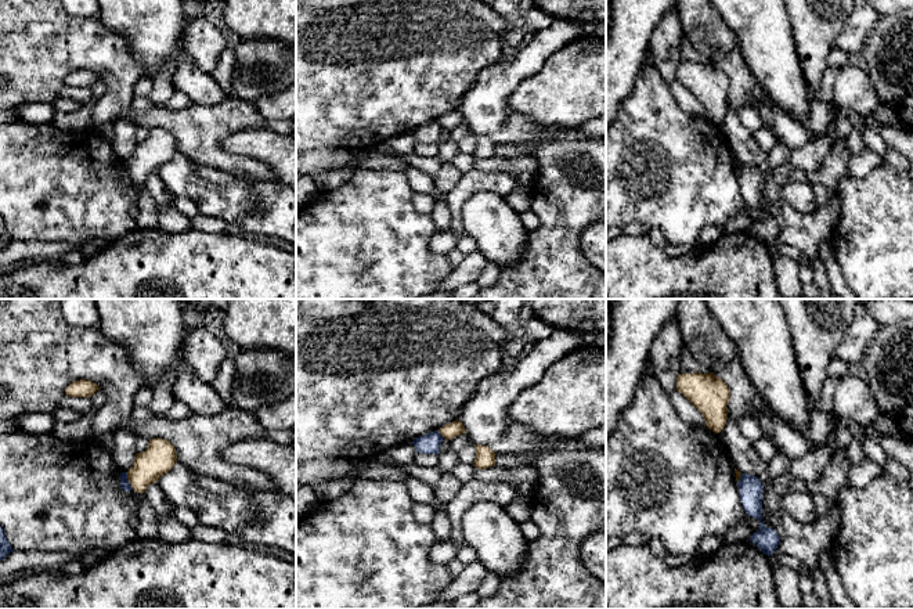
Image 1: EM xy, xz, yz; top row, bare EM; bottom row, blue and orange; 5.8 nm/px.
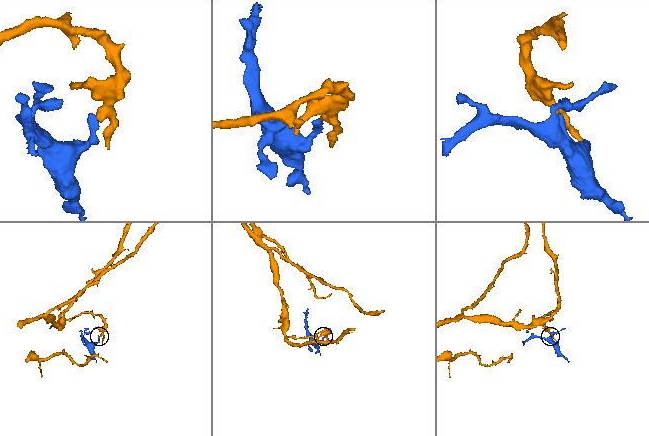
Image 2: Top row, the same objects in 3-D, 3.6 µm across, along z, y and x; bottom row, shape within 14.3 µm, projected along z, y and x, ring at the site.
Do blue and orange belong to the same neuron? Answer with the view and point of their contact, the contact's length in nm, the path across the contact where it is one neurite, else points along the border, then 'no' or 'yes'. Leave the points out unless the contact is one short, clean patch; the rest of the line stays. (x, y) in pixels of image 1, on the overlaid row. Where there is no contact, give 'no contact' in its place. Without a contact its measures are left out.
xy (129, 482) | 100 nm | along xy (126, 474), (133, 489) | no

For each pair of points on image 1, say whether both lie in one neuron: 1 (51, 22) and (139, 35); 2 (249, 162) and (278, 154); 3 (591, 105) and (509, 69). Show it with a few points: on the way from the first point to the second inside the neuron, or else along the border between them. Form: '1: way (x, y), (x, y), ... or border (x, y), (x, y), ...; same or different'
1: border (98, 17), (125, 40), (133, 56); different
2: border (228, 151), (256, 155), (271, 168), (278, 179); different
3: border (551, 56), (518, 86), (509, 105); different

